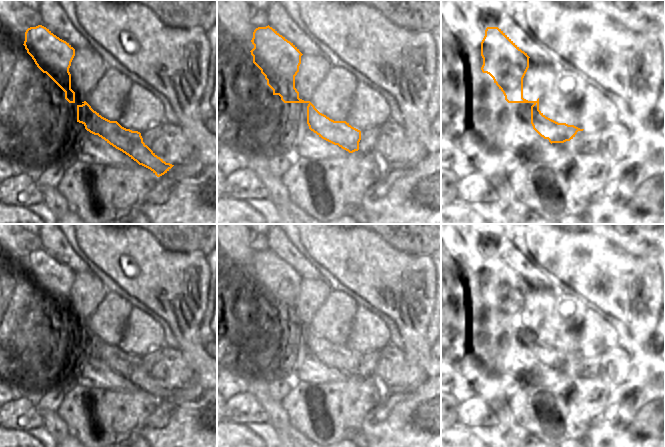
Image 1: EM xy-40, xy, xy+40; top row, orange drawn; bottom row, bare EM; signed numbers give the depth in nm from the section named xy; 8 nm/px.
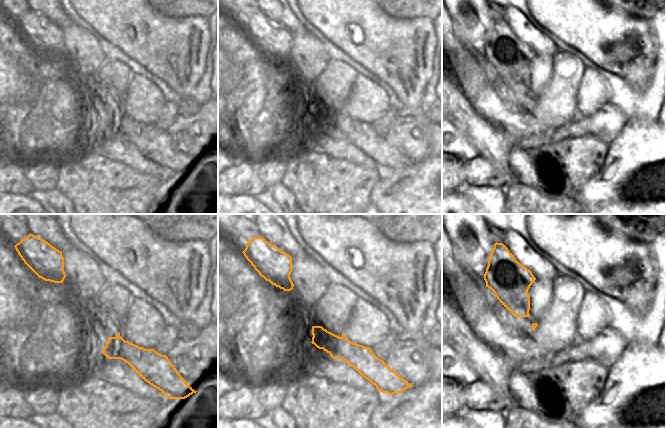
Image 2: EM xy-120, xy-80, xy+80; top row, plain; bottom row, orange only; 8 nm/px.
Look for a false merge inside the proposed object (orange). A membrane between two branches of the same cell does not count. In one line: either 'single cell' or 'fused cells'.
fused cells

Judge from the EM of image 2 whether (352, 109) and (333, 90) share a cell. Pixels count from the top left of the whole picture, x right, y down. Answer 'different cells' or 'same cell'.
different cells

